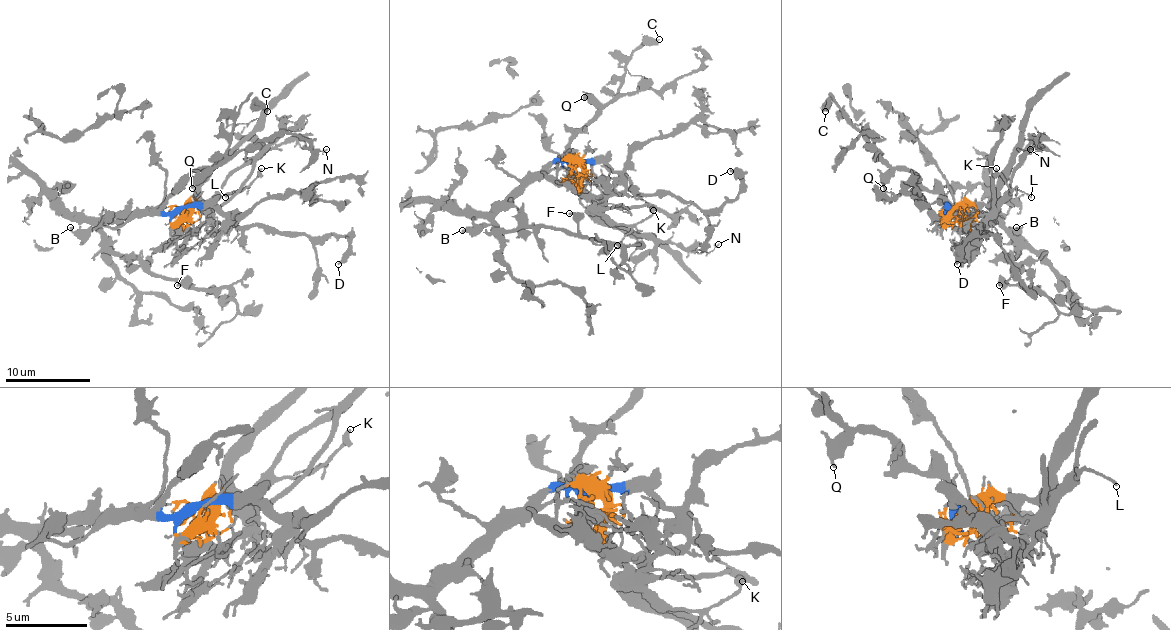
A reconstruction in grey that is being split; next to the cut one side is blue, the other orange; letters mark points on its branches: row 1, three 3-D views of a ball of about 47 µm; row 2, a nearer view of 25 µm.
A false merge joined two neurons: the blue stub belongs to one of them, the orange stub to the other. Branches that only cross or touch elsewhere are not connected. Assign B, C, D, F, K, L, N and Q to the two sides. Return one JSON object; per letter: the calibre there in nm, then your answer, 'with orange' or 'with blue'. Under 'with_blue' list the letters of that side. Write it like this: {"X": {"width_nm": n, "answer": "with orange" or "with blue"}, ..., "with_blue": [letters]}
{"B": {"width_nm": 200, "answer": "with blue"}, "C": {"width_nm": 180, "answer": "with blue"}, "D": {"width_nm": 320, "answer": "with blue"}, "F": {"width_nm": 280, "answer": "with blue"}, "K": {"width_nm": 220, "answer": "with orange"}, "L": {"width_nm": 160, "answer": "with orange"}, "N": {"width_nm": 140, "answer": "with orange"}, "Q": {"width_nm": 280, "answer": "with blue"}, "with_blue": ["B", "C", "D", "F", "Q"]}

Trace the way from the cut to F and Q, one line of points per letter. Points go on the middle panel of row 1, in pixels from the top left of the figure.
F: (572, 173), (564, 160), (551, 160), (494, 213), (494, 226), (575, 233), (577, 220), (568, 213)
Q: (572, 173), (566, 163), (555, 160), (568, 139), (594, 116), (596, 108), (583, 97)

